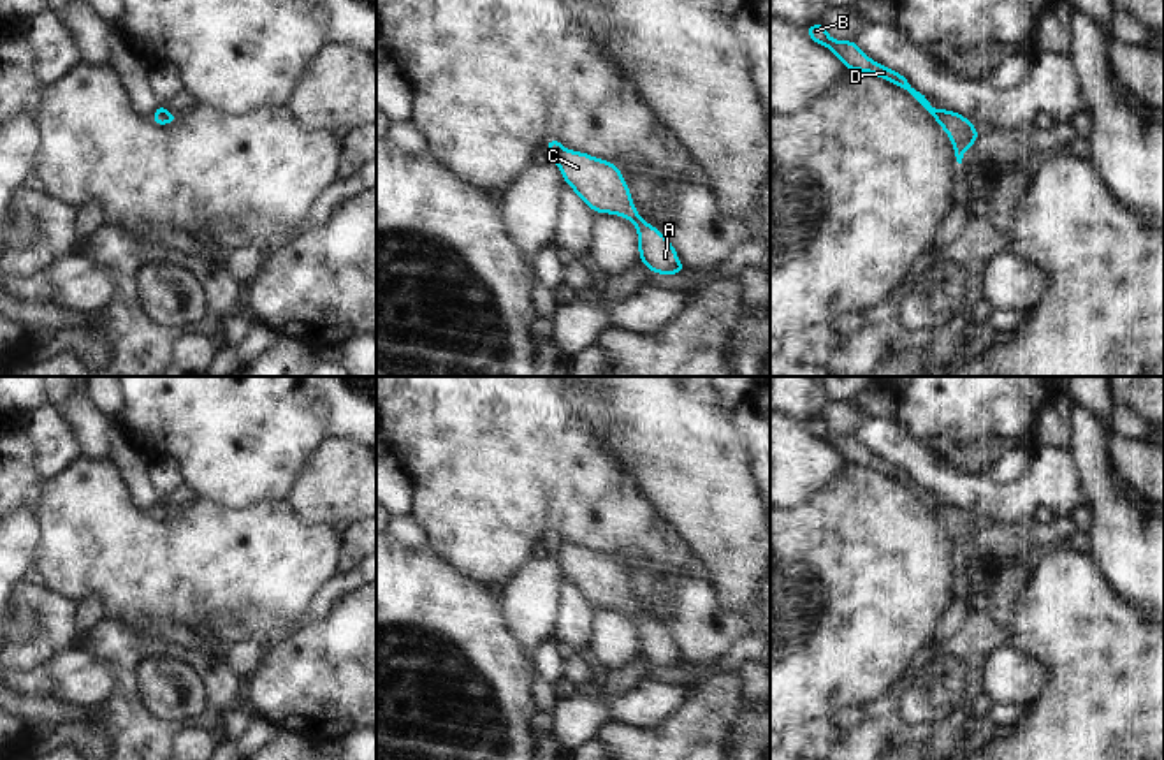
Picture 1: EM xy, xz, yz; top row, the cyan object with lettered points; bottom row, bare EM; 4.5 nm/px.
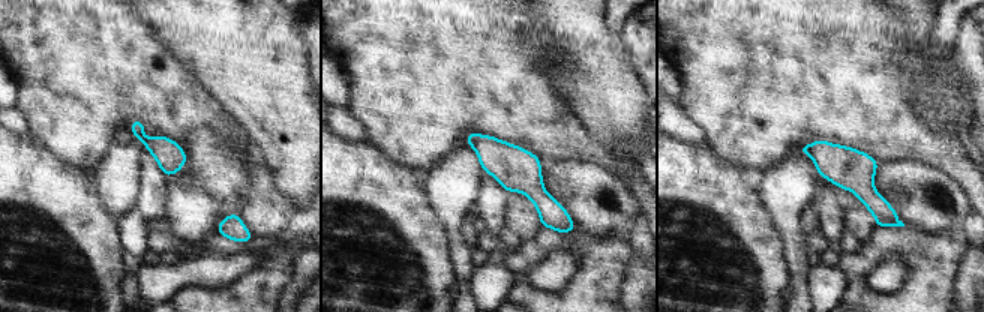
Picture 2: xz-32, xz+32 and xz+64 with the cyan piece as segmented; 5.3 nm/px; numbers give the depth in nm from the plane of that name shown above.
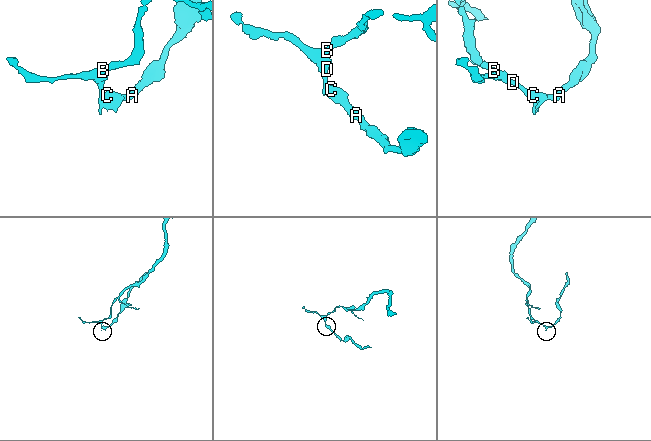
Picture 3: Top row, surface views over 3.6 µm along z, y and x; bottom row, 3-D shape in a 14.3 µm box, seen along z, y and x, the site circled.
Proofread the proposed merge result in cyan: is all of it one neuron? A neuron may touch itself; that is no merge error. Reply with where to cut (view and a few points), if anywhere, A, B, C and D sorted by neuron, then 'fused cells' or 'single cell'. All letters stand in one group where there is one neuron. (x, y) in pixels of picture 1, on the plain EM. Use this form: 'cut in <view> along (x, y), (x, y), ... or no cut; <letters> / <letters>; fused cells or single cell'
cut in xz along (563, 542), (556, 555); A C / B D; fused cells

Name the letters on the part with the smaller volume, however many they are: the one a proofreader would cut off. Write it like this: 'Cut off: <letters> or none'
Cut off: A, C

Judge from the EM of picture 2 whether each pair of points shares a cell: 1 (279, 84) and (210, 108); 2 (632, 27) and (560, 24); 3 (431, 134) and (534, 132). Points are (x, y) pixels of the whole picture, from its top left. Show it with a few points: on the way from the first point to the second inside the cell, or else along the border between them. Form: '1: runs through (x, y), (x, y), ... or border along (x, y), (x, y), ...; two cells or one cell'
1: border along (197, 80), (245, 131); two cells
2: border along (620, 33), (629, 62), (633, 66); two cells
3: runs through (456, 119), (509, 119); one cell

